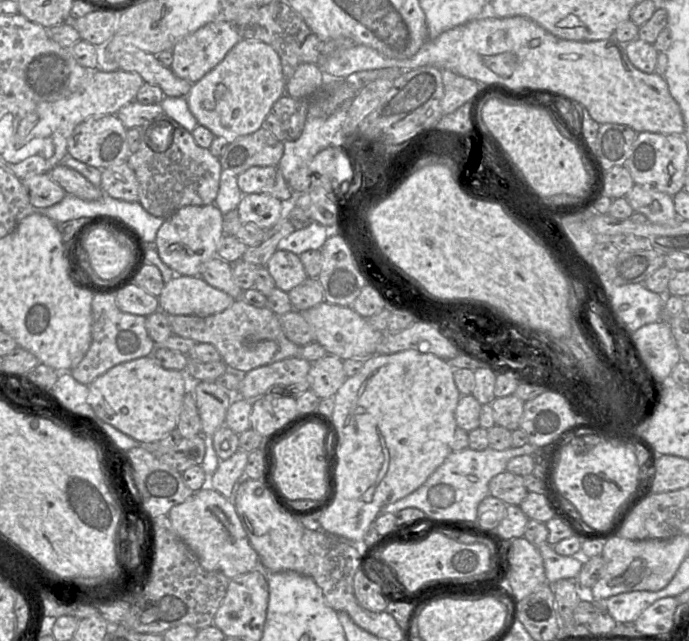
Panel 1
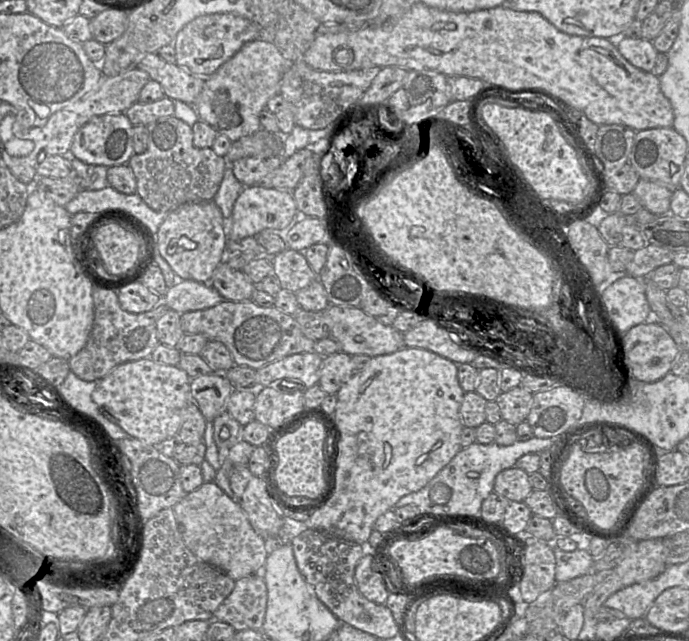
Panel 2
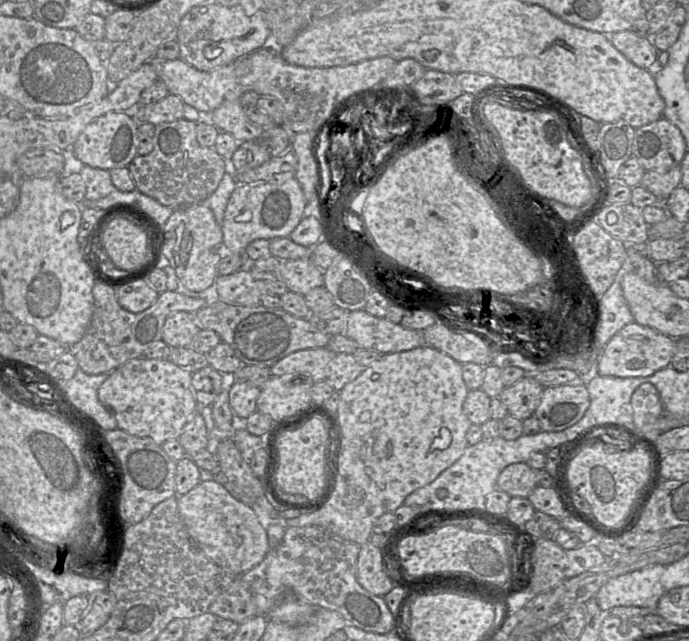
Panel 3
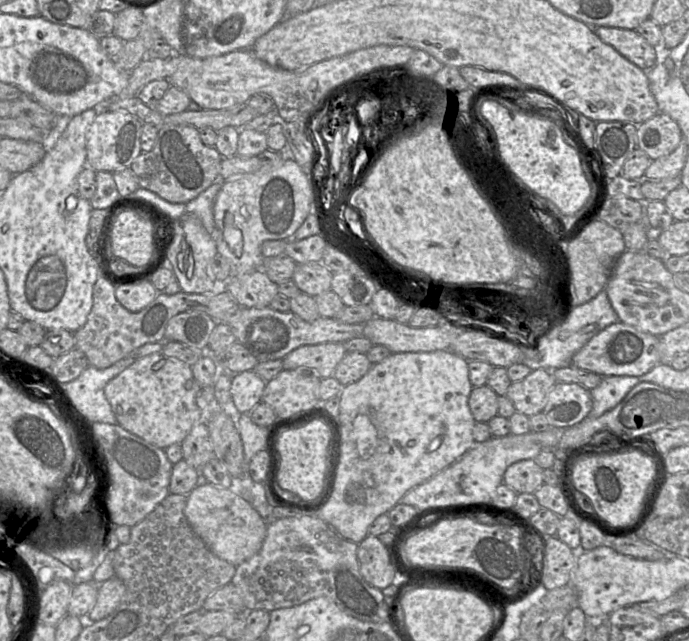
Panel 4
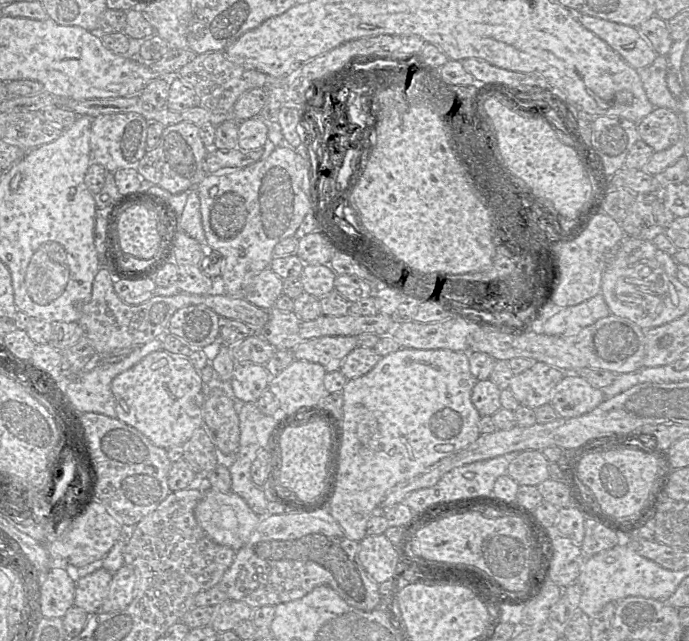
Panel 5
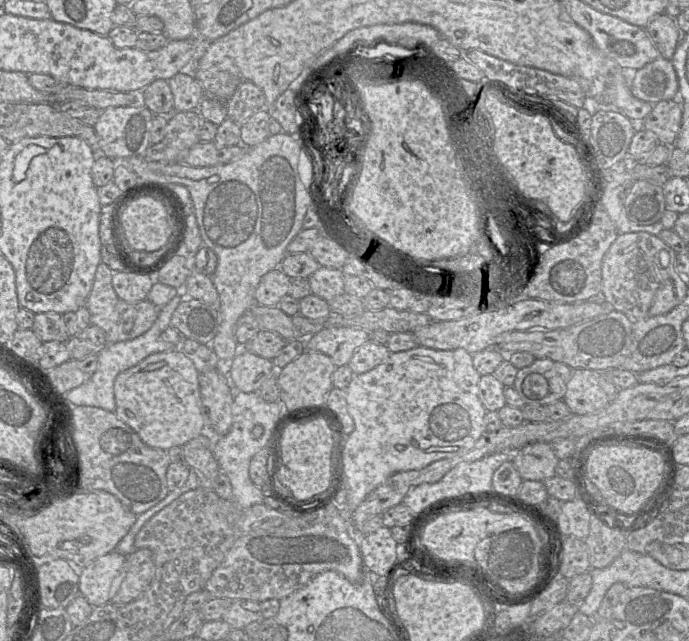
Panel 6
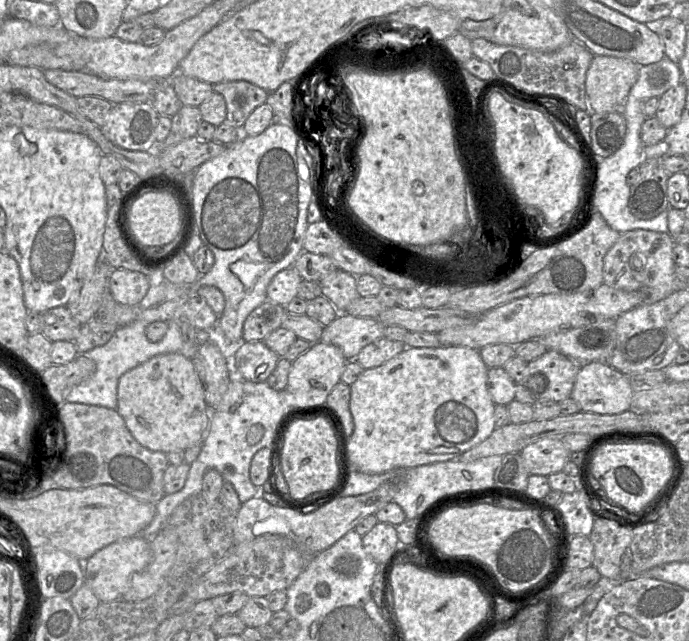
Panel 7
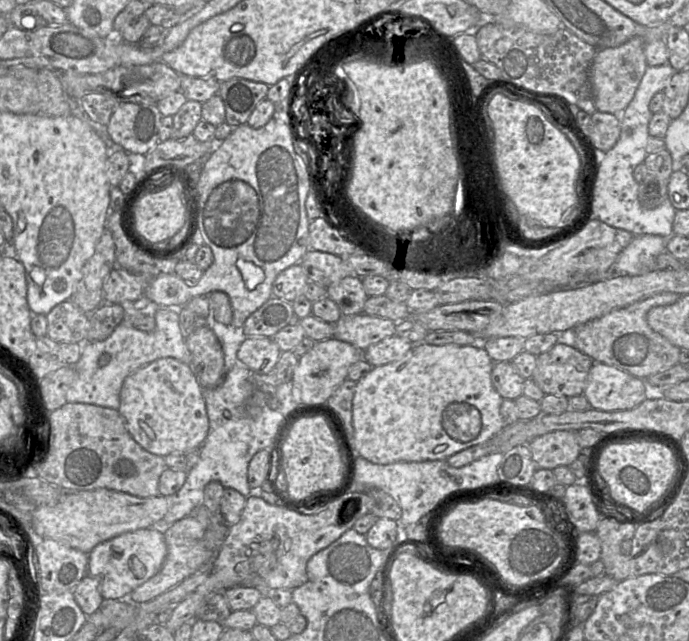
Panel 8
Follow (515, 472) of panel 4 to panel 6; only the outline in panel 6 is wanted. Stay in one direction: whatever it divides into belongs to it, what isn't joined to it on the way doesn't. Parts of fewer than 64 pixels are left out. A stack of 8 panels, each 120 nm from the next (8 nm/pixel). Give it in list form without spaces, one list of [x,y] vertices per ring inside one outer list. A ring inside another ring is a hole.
[[[530,443],[512,454],[512,461],[523,480],[545,481],[556,475],[559,459],[550,443]]]

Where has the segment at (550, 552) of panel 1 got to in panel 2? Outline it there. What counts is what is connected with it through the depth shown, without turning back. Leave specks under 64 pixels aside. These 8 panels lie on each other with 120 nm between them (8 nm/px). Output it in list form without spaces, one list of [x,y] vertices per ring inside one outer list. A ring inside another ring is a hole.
[[[554,547],[554,555],[556,582],[566,582],[588,573],[594,562],[590,552],[581,549],[567,552]]]

